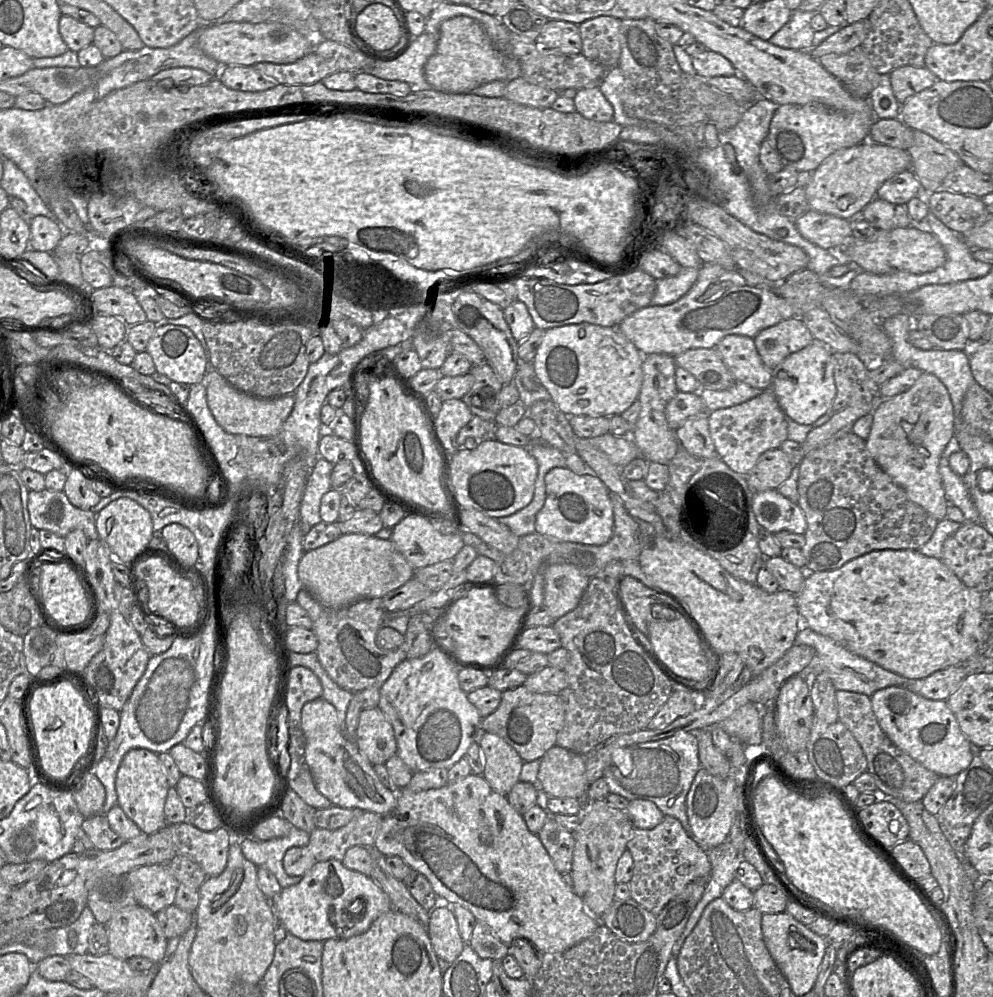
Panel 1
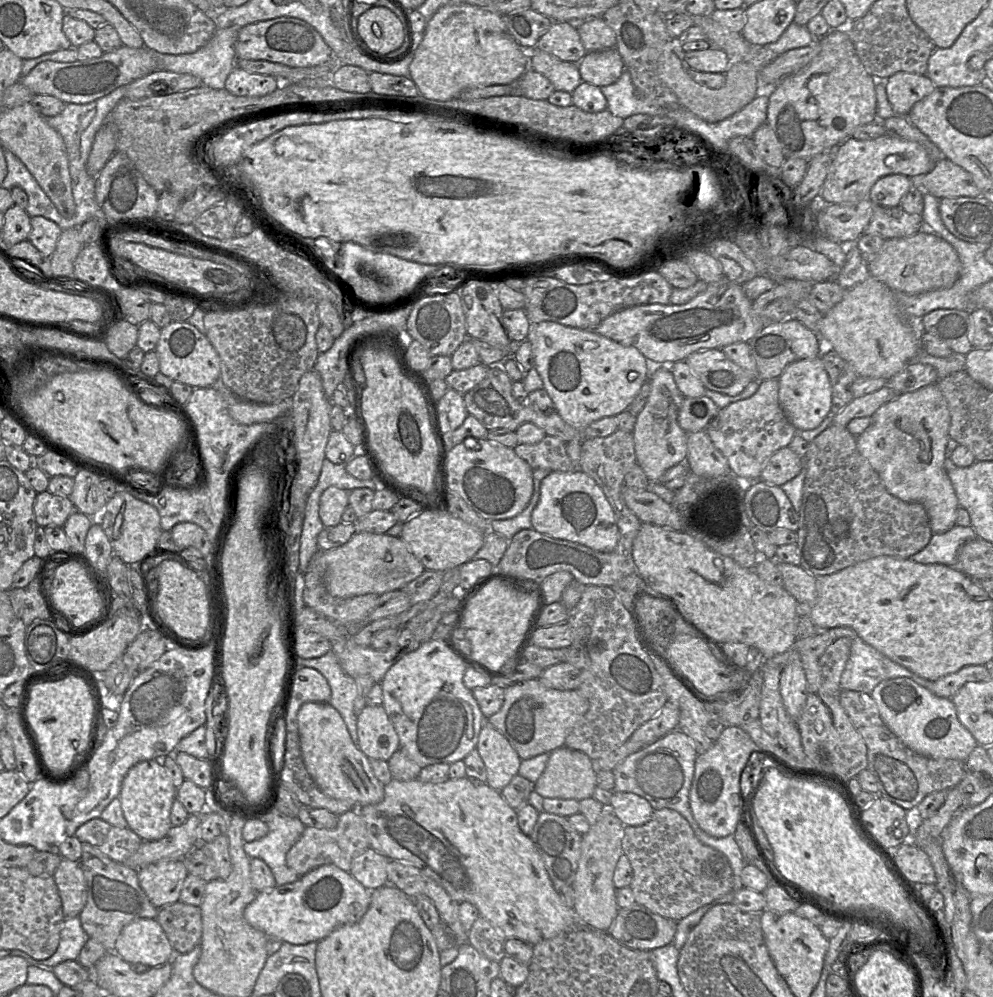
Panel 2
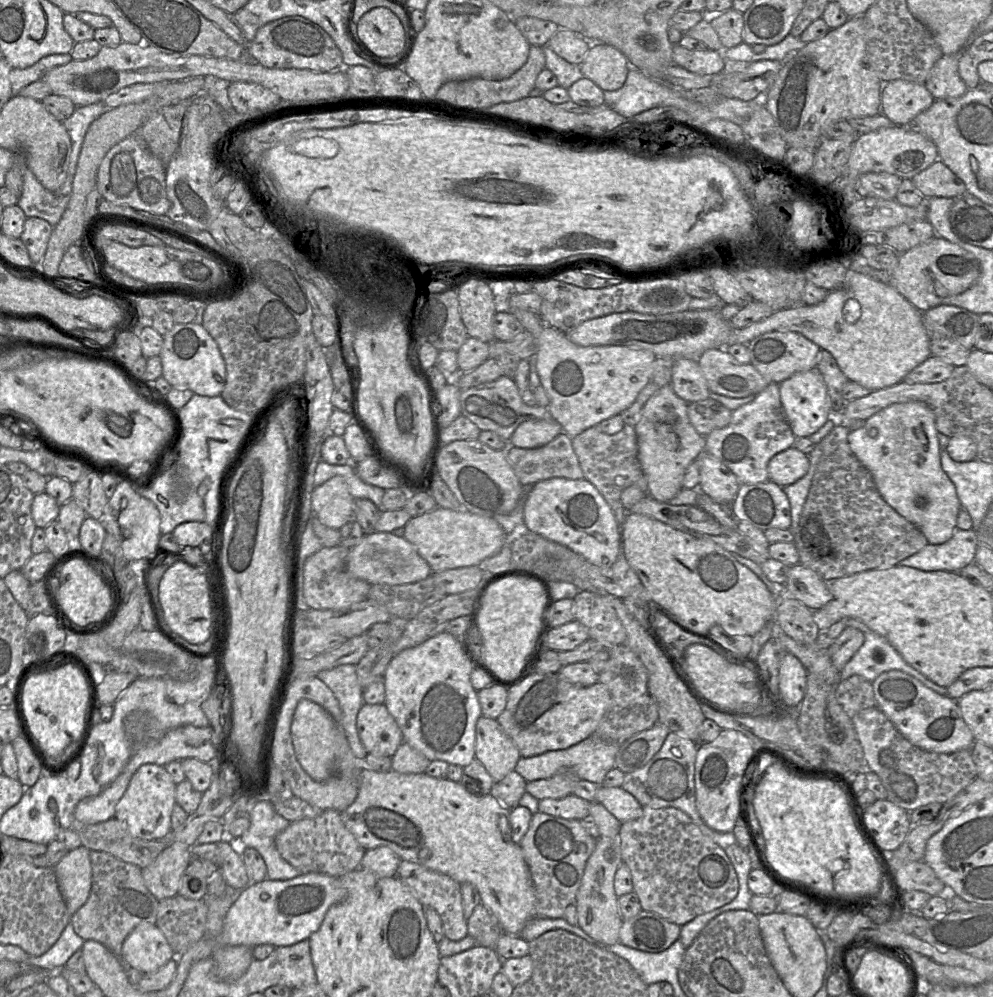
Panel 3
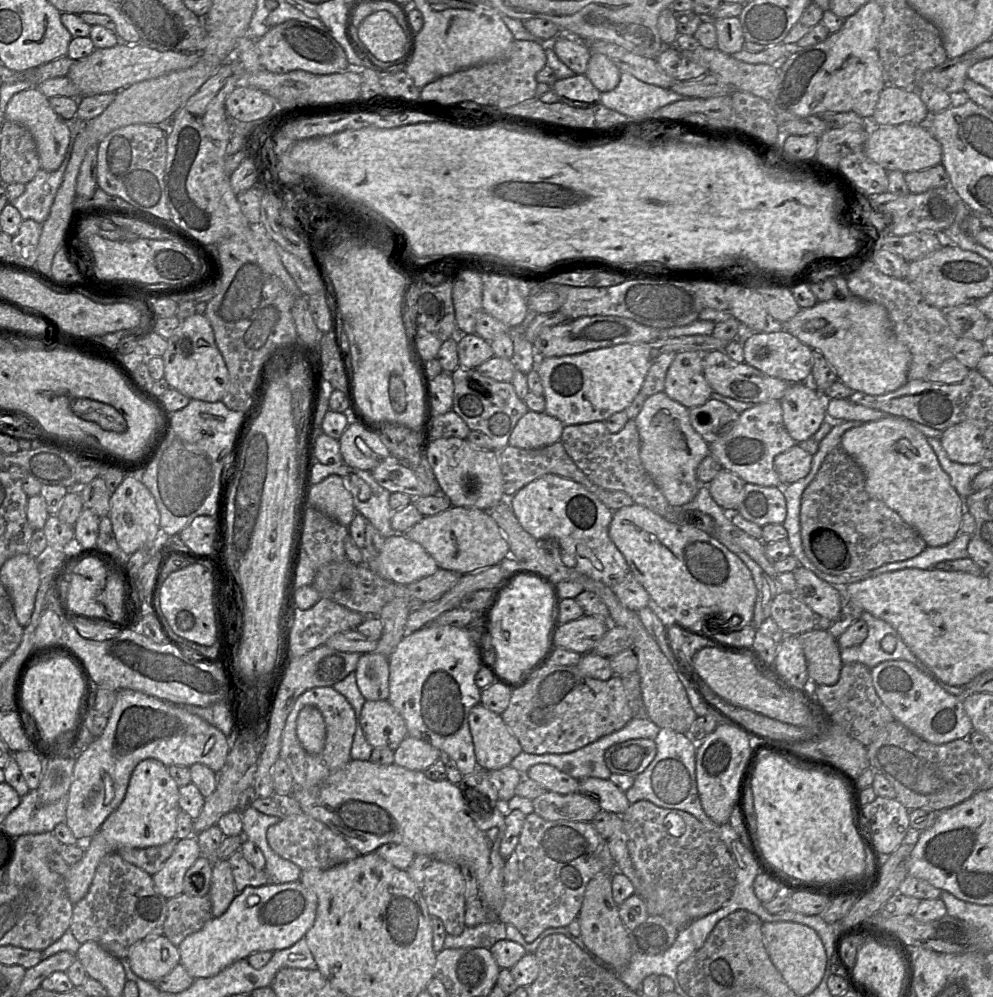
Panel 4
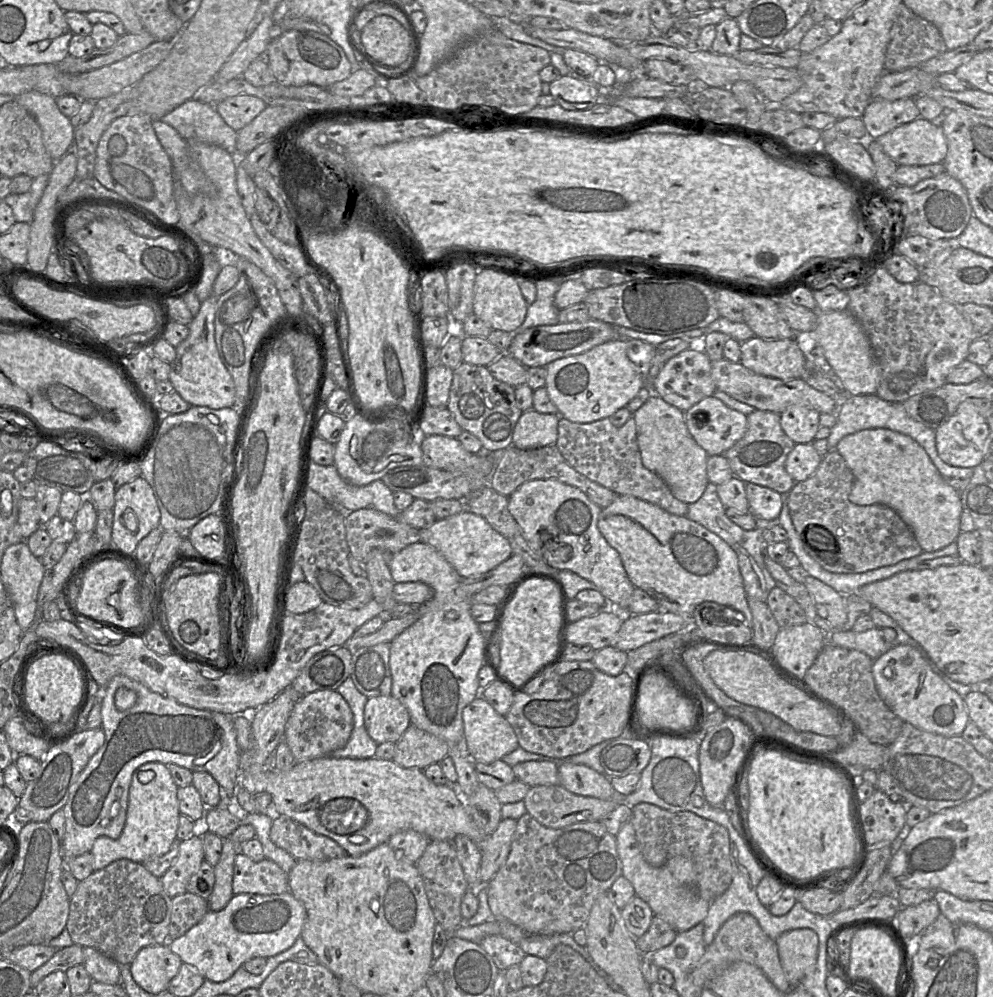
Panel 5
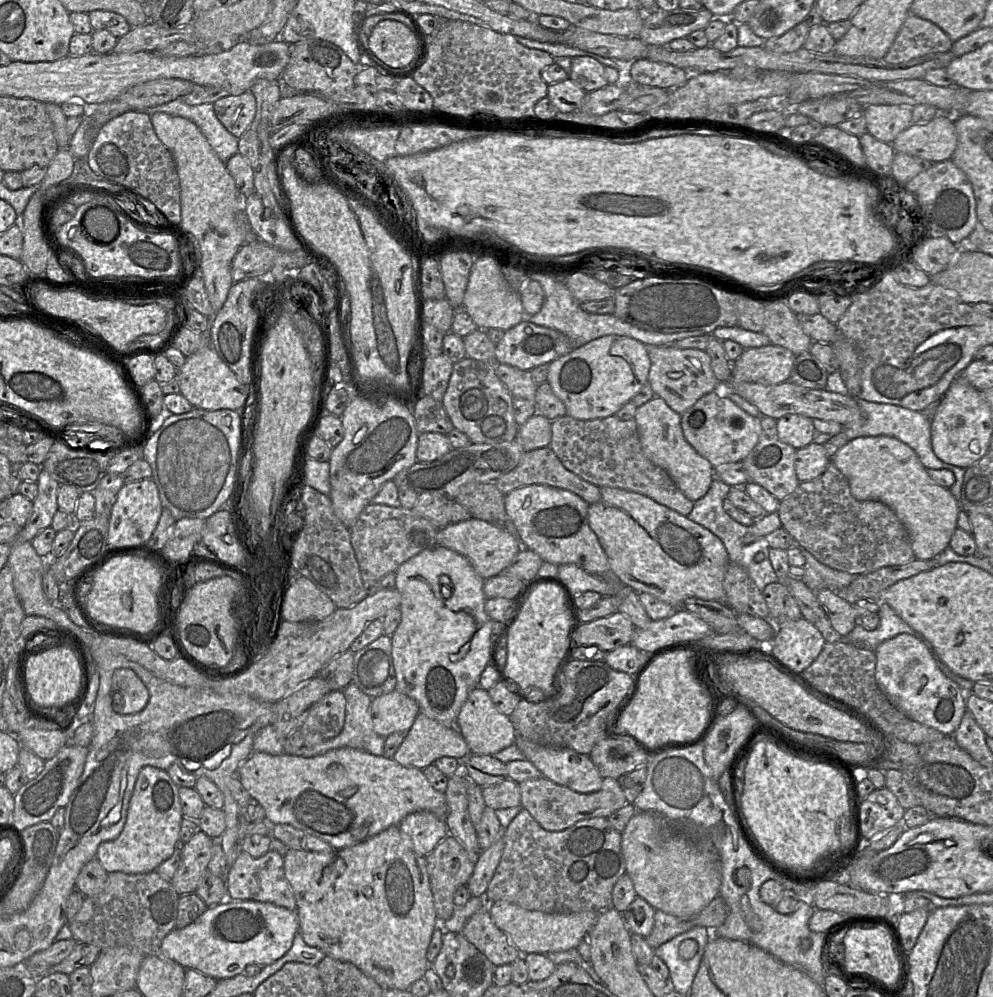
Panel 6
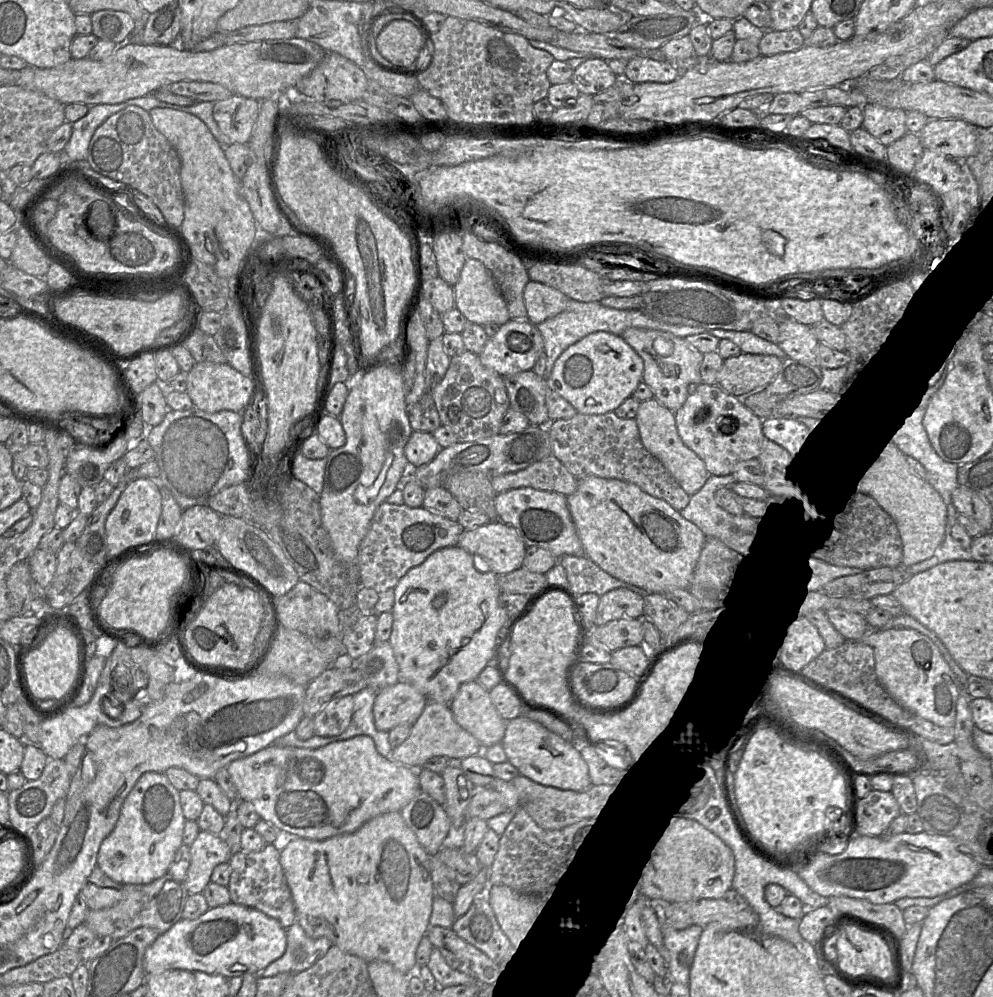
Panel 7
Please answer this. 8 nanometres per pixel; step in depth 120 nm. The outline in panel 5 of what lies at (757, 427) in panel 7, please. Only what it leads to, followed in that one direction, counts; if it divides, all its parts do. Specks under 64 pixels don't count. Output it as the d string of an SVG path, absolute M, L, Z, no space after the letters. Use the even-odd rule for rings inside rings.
M713 395L706 397L684 412L687 429L708 456L724 455L745 434L747 416L726 406Z

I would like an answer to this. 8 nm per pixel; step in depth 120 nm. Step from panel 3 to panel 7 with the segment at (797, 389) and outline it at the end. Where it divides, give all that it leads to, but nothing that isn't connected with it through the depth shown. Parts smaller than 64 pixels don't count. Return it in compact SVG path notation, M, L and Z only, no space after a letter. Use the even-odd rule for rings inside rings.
M772 416L762 421L763 435L788 453L798 456L811 445L811 434L800 419Z

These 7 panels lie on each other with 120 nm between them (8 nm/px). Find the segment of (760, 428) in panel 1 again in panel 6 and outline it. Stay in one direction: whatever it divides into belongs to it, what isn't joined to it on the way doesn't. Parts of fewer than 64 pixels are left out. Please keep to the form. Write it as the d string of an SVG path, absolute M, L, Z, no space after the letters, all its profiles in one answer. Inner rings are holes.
M760 416L761 433L758 442L747 457L744 458L743 465L749 481L762 486L781 501L788 497L800 482L794 468L797 449L779 439L776 420L768 416Z

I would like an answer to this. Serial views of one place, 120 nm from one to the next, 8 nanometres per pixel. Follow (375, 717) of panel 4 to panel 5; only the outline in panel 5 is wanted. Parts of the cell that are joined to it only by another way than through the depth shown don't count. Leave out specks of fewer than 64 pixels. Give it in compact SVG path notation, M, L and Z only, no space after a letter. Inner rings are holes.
M394 696L368 698L364 722L369 736L377 743L397 743L411 724L407 708Z

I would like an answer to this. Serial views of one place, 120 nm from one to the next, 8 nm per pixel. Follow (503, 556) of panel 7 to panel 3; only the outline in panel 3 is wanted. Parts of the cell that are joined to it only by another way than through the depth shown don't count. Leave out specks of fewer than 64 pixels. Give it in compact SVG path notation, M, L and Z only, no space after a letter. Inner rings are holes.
M441 507L411 518L405 525L404 538L416 547L433 573L480 563L497 554L509 536L493 518L466 511L459 512Z

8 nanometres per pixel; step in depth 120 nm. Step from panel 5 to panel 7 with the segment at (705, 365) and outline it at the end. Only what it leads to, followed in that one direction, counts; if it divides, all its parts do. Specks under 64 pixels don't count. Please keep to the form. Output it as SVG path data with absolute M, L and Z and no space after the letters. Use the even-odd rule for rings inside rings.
M629 328L622 333L621 337L643 359L642 381L652 389L654 398L671 411L678 410L686 401L692 388L702 383L700 365L704 354L692 347L685 338L666 331L643 328Z

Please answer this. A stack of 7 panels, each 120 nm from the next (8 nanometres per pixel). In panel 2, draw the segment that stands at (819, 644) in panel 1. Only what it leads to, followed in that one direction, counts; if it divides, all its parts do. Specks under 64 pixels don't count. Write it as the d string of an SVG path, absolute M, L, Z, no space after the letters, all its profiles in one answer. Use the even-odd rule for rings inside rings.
M816 627L816 634L825 632L828 632L828 634L833 637L834 641L841 637L849 638L851 641L850 656L840 678L841 690L852 690L871 694L875 686L883 680L906 677L912 679L920 686L932 691L934 681L929 681L920 677L907 668L887 658L872 646L866 644L853 629L849 627L835 627L830 629Z

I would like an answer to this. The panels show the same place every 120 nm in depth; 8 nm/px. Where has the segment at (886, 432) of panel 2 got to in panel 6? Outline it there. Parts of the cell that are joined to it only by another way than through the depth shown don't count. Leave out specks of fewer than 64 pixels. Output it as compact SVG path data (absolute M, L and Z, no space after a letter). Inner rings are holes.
M885 435L859 437L840 448L832 462L847 478L856 500L880 501L893 510L908 531L915 559L935 559L949 547L957 528L960 504L949 489L937 485L929 477L911 447Z

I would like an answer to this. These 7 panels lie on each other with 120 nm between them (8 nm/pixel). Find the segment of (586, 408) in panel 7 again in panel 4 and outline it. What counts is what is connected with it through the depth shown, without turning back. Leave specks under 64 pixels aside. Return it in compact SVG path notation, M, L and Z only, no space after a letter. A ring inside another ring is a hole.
M691 335L649 343L622 343L574 355L539 359L535 369L544 388L545 412L559 419L564 427L605 421L632 403L659 355L685 351L706 354L714 350L724 350L728 343L712 335Z

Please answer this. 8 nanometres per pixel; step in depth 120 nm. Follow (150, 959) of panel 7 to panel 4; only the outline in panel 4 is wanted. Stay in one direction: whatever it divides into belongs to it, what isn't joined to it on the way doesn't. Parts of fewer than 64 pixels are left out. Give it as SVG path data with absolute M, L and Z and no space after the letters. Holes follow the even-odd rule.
M299 881L246 887L223 915L212 917L199 931L181 942L178 947L180 963L193 979L208 978L254 953L289 948L312 927L316 910L316 895Z

